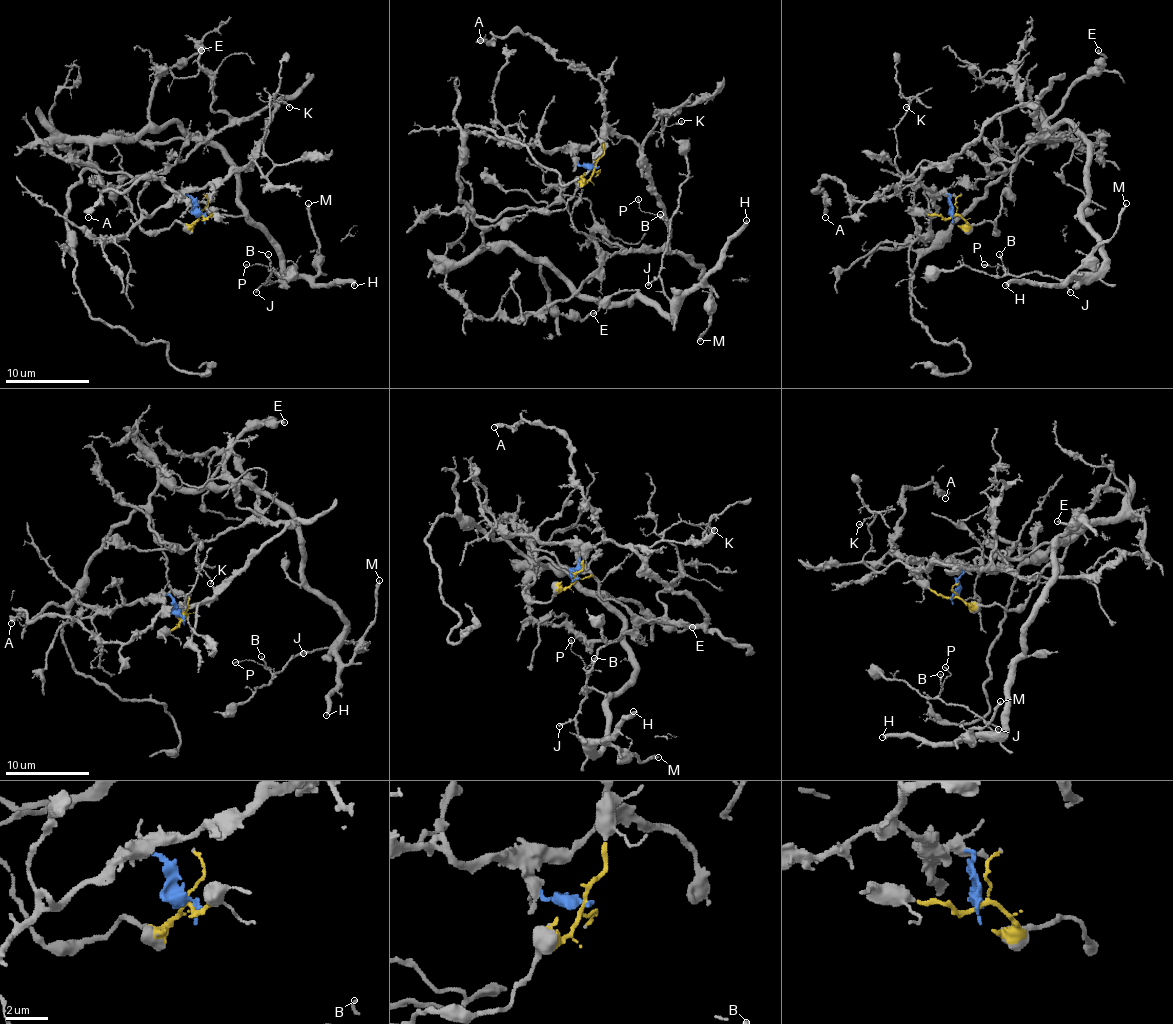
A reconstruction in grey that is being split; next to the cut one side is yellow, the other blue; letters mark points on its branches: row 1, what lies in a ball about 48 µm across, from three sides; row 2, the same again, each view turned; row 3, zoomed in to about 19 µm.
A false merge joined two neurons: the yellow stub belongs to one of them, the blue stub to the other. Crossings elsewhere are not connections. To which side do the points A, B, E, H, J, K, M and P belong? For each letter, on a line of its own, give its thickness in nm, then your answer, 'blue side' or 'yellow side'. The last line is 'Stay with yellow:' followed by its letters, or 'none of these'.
A: calibre 360 nm; blue side
B: calibre 110 nm; yellow side
E: calibre 200 nm; yellow side
H: calibre 320 nm; yellow side
J: calibre 160 nm; yellow side
K: calibre 130 nm; blue side
M: calibre 200 nm; yellow side
P: calibre 130 nm; yellow side
Stay with yellow: B, E, H, J, M, P

